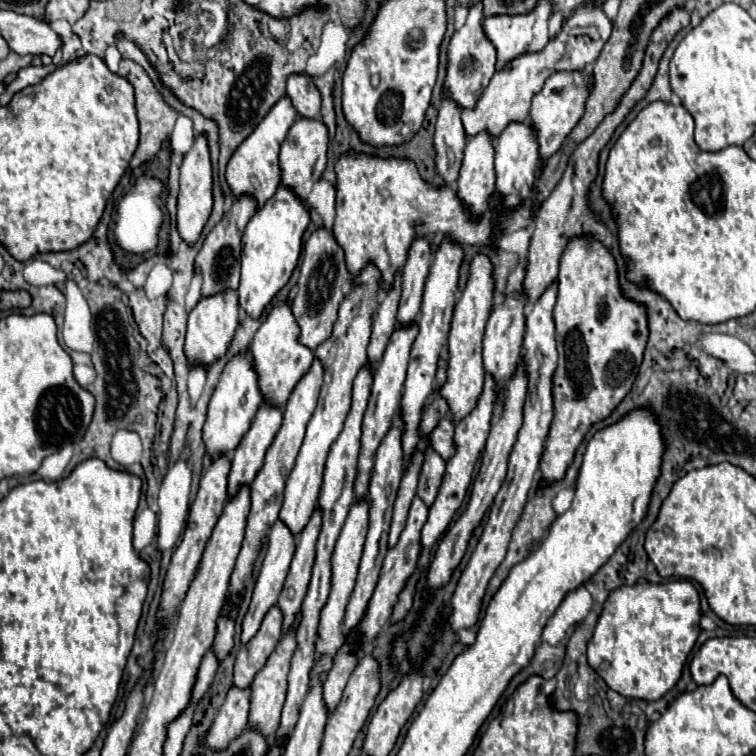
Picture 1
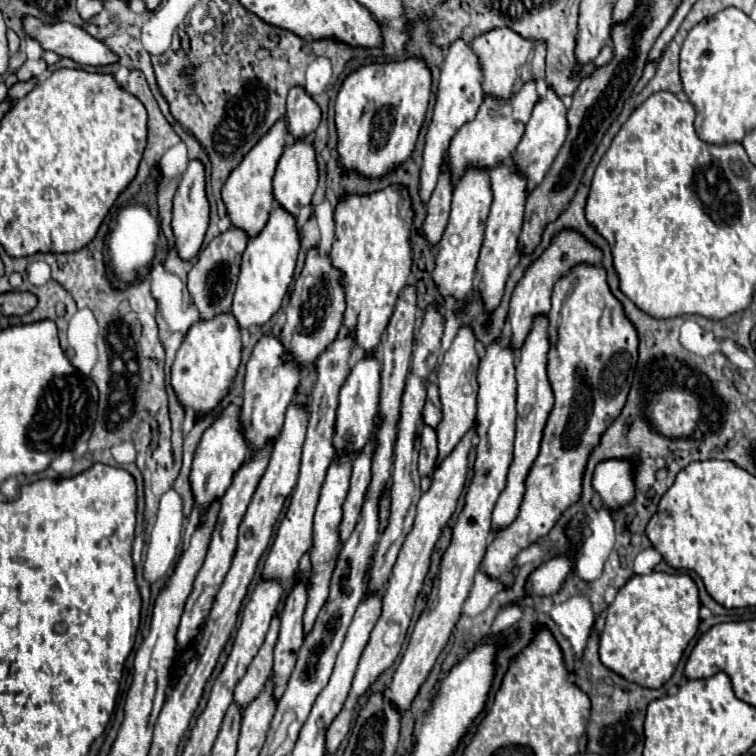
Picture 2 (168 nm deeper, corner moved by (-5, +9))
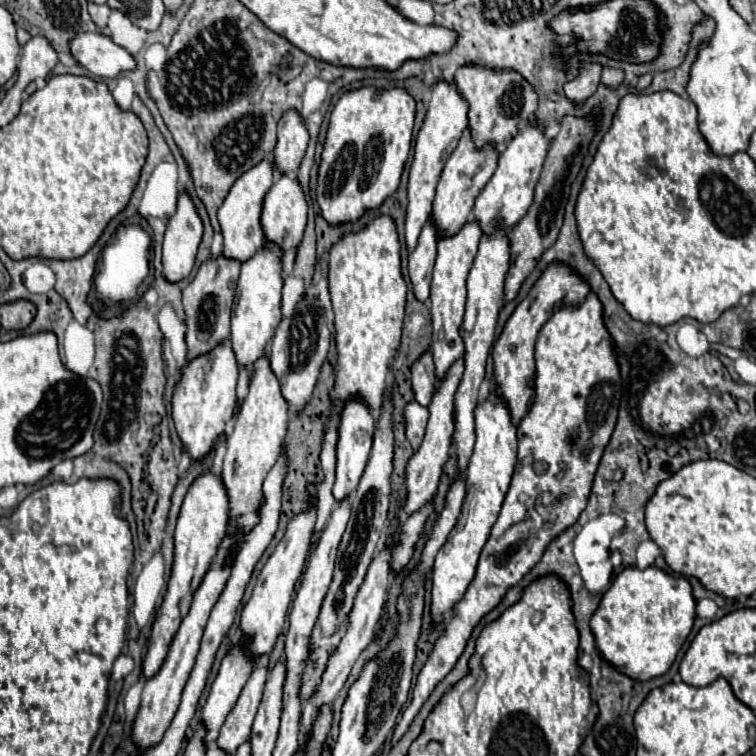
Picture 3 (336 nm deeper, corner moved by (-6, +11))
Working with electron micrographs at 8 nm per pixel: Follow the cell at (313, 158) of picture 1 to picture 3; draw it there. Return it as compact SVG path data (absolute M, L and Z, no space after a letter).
M282 173L264 197L262 227L264 227L266 239L278 243L282 251L286 253L290 247L296 247L302 241L302 233L306 227L306 215L308 215L308 203L306 203L306 195L304 195L300 181Z

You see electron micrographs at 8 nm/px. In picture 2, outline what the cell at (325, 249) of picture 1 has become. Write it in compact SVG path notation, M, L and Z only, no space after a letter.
M311 249L305 259L305 267L295 281L295 289L291 293L291 301L285 309L287 321L281 329L279 341L285 347L285 353L293 357L299 367L309 367L315 359L335 341L337 331L343 323L345 311L345 293L339 285L341 273L329 263L329 257L319 257L317 249Z

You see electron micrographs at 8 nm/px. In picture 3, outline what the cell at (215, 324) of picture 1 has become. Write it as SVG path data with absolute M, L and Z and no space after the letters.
M222 341L222 345L214 349L214 353L206 353L206 357L194 357L190 365L182 367L172 395L172 419L192 459L206 455L214 439L224 433L226 423L232 419L236 405L236 381L238 361L228 341Z

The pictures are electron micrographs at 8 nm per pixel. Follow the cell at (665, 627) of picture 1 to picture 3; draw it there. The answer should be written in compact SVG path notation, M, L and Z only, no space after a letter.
M658 567L624 569L604 593L598 611L592 615L590 627L594 631L602 657L612 663L620 673L636 681L648 681L664 675L696 619L696 599L684 575L668 575Z

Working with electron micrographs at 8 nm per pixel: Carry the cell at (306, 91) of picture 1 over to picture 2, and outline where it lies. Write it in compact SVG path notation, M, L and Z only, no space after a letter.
M293 87L287 97L287 111L285 111L287 131L293 139L301 141L307 139L321 121L321 111L309 95L305 95L305 89Z

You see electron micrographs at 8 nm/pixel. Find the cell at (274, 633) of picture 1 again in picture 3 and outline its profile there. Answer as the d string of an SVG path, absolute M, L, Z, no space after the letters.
M262 655L262 657L258 657L250 679L246 681L234 709L230 711L230 715L226 717L226 721L224 721L222 729L220 729L220 737L218 737L216 743L228 755L232 755L236 751L236 747L250 737L252 721L254 721L256 709L258 709L258 705L262 701L266 673L268 673L268 655Z

